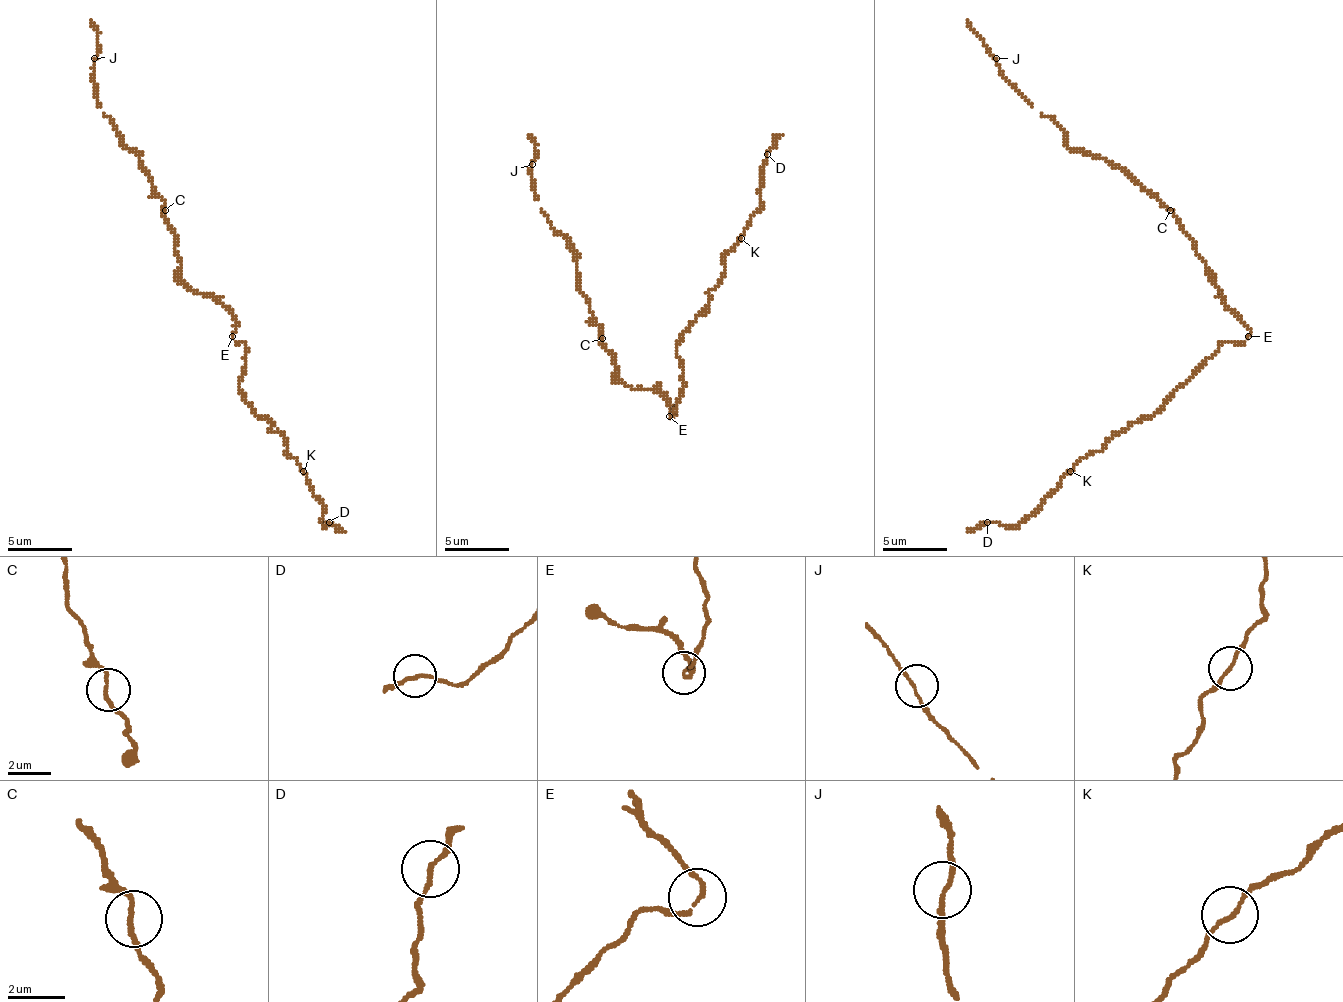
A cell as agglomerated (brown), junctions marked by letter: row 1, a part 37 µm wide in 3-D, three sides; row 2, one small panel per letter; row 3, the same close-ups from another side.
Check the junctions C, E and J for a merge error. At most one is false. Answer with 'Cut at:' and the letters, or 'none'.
Cut at: E

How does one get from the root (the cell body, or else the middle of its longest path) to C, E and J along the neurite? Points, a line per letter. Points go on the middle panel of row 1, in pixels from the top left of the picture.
C: (654, 392), (651, 389), (631, 389), (618, 376), (618, 370), (612, 363), (612, 354), (602, 344), (602, 338)
E: (654, 392), (673, 409), (673, 418), (670, 415)
J: (654, 392), (631, 389), (618, 376), (589, 299), (580, 289), (570, 241), (551, 225), (535, 196), (532, 164)

